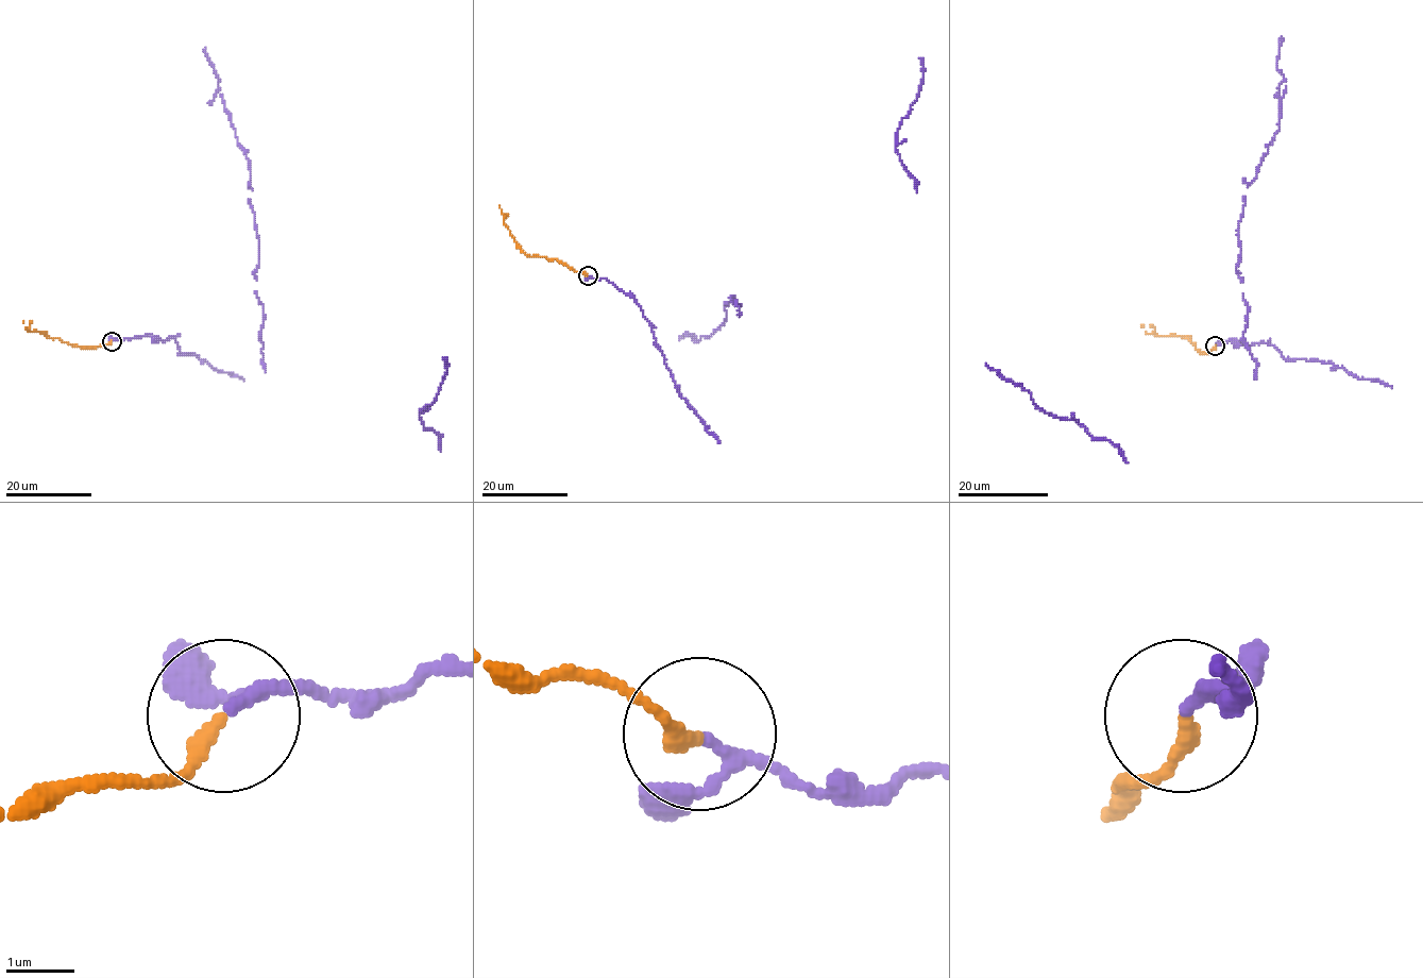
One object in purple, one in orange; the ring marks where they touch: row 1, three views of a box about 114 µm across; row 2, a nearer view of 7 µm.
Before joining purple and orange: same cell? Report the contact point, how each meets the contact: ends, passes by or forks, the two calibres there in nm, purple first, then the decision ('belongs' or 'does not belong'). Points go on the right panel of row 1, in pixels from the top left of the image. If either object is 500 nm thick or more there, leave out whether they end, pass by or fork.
at (1215, 346); purple passes by; orange ends there; 160 nm thick on the purple side, 220 nm on the other; belongs

